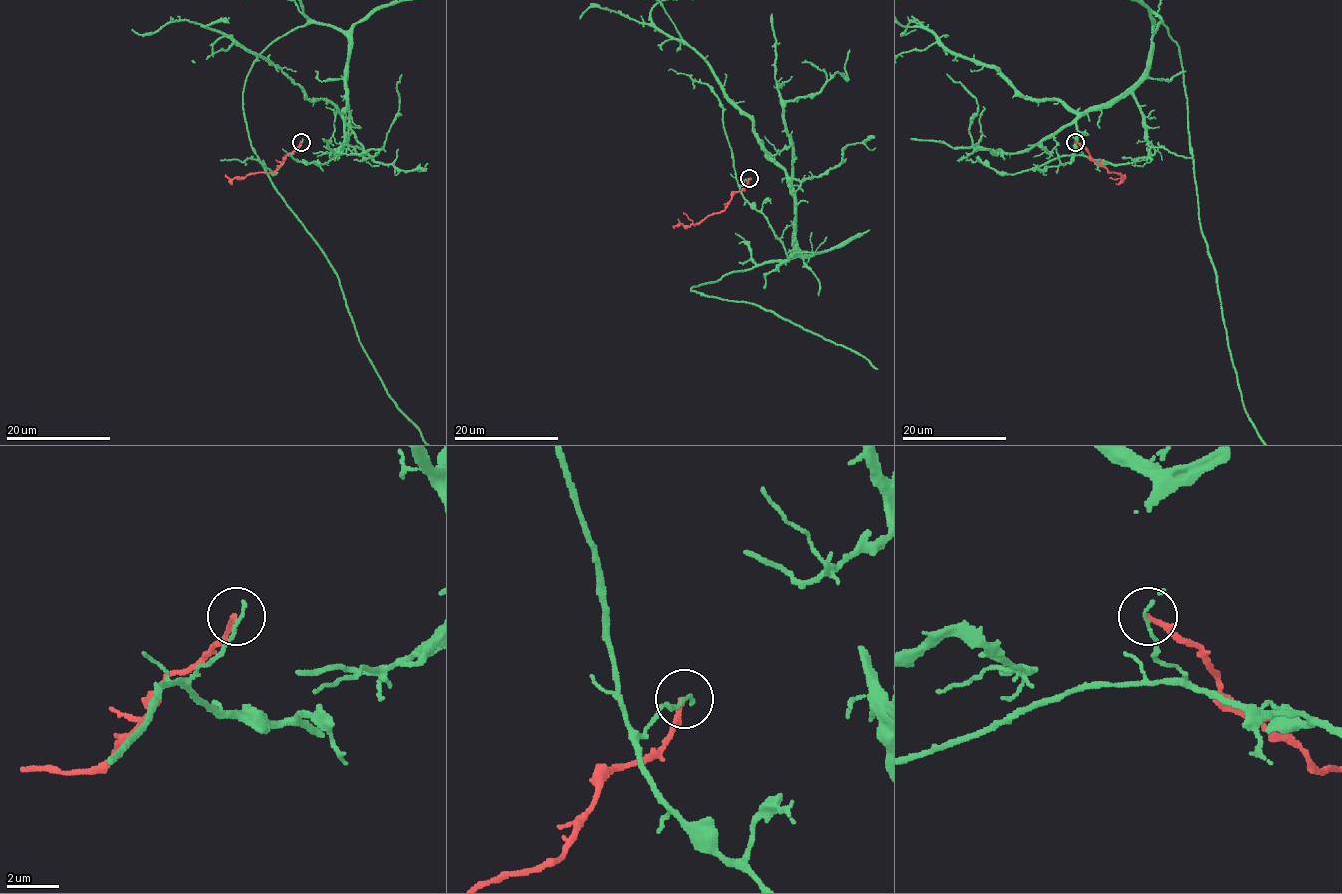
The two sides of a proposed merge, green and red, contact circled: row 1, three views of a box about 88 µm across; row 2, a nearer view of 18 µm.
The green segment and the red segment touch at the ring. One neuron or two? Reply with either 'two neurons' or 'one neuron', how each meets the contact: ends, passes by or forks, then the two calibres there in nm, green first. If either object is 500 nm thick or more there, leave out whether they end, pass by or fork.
two neurons | green ends | red ends | 150/190 nm

